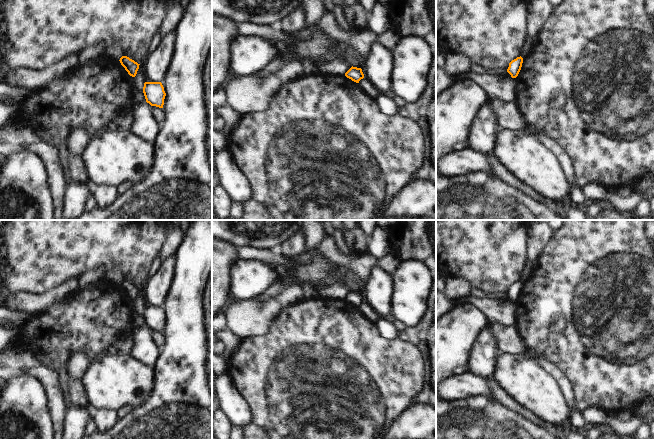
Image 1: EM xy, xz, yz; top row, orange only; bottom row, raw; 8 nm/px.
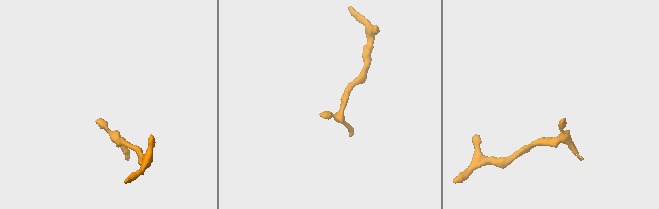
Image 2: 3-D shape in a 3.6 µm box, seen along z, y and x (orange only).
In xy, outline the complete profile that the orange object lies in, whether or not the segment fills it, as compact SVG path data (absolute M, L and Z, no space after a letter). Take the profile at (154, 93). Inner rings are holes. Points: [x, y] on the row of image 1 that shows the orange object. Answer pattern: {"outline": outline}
{"outline": "M145 82L143 93L147 103L163 108L166 93L161 82Z"}

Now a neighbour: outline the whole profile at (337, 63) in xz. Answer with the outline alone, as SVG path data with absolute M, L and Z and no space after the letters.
M335 48L324 60L316 64L319 73L345 75L352 67L350 57L343 49Z

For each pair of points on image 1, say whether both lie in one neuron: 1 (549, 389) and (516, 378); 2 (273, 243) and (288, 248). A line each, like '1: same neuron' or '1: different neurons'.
1: same neuron
2: different neurons

